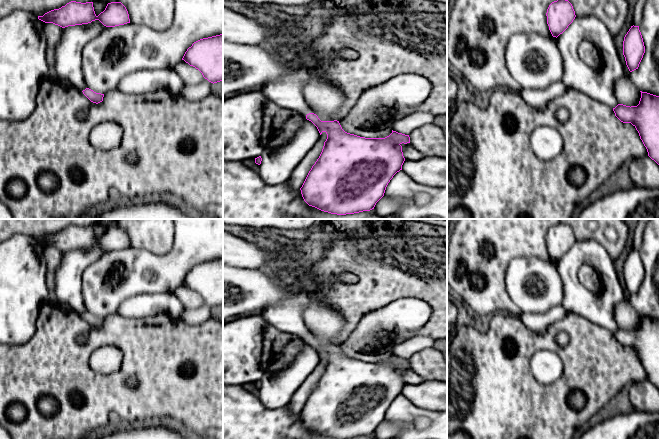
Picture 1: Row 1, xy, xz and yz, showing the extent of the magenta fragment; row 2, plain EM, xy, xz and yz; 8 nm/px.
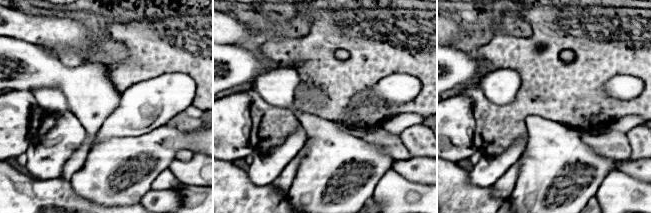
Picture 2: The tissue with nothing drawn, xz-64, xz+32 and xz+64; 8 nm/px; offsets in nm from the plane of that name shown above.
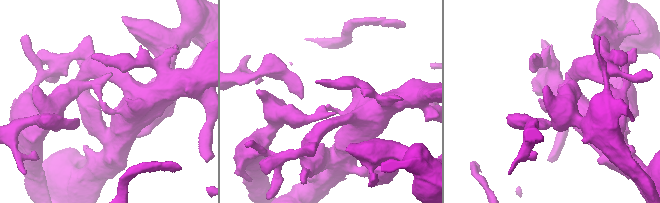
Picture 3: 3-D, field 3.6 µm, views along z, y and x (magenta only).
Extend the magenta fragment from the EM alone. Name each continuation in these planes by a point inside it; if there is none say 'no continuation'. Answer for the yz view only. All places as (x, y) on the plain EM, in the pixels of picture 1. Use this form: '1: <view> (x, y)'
no continuation

